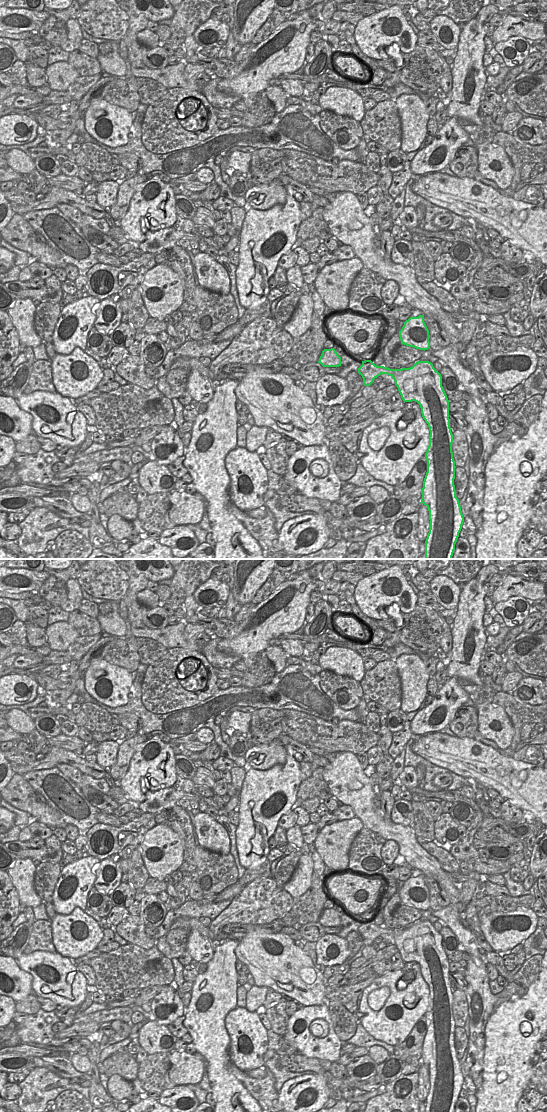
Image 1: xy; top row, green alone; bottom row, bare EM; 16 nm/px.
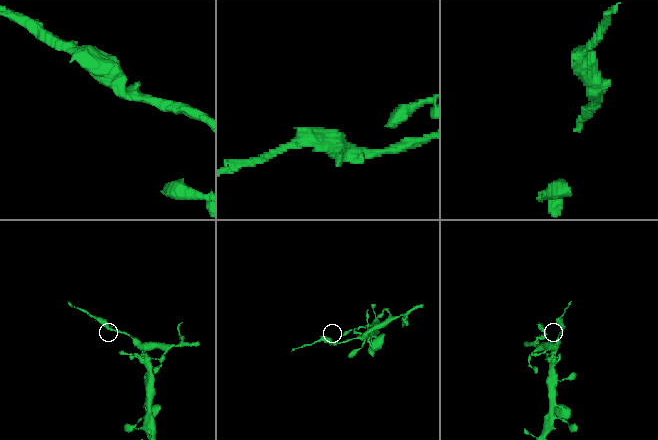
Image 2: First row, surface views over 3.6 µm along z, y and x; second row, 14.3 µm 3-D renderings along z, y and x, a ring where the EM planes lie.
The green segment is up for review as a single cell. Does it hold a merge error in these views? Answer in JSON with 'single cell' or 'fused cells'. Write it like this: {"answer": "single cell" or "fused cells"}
{"answer": "fused cells"}

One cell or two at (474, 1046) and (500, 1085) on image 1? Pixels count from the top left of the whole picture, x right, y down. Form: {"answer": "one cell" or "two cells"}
{"answer": "two cells"}

